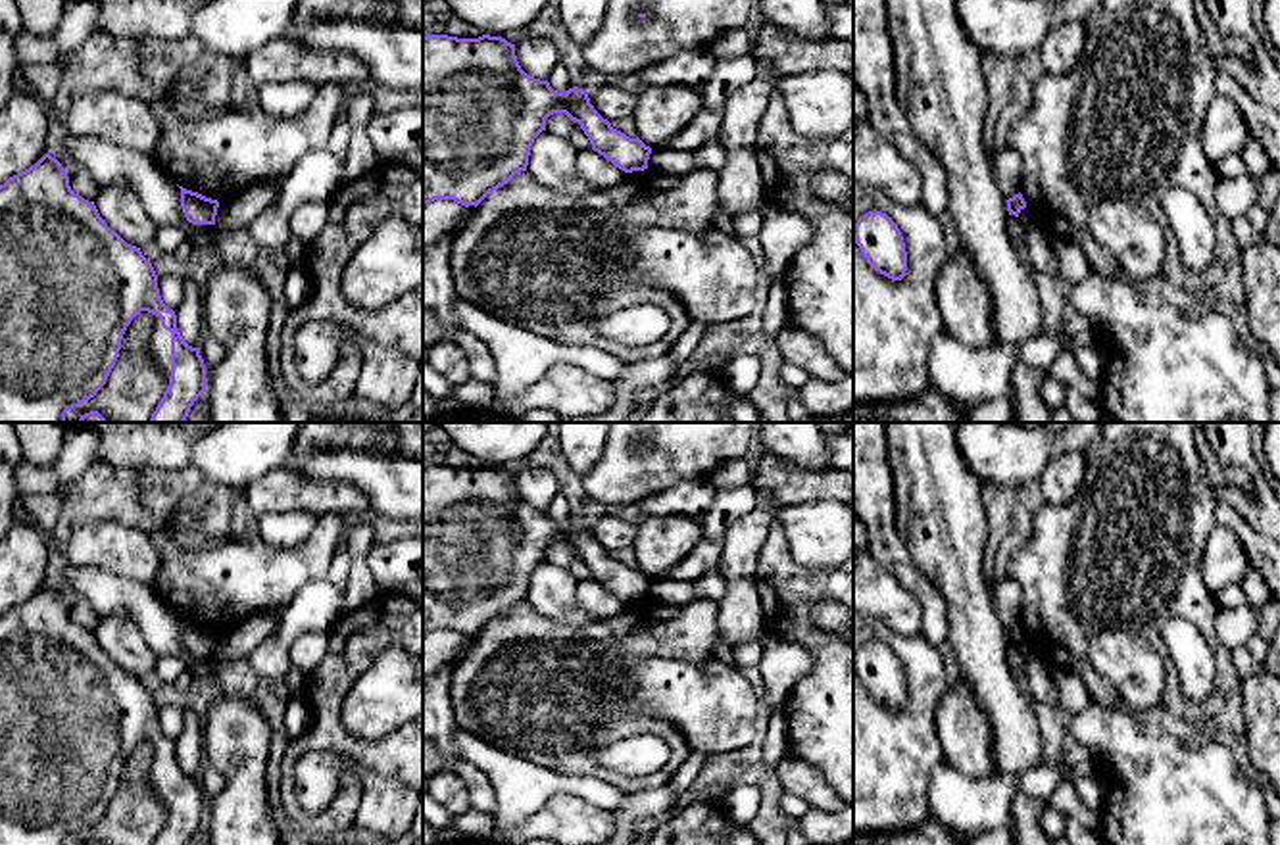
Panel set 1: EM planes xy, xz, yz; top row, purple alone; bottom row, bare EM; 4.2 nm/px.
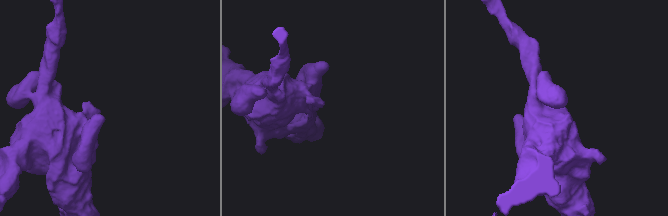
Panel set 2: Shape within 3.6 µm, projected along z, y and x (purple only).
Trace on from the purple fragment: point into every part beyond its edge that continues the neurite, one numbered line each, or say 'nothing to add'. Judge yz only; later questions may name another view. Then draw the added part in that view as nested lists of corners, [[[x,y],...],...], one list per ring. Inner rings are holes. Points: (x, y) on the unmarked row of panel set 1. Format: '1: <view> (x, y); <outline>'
nothing to add

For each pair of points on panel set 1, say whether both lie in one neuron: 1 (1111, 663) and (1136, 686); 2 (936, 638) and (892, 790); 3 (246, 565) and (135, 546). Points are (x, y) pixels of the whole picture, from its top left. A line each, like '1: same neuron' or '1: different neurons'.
1: same neuron
2: different neurons
3: different neurons

